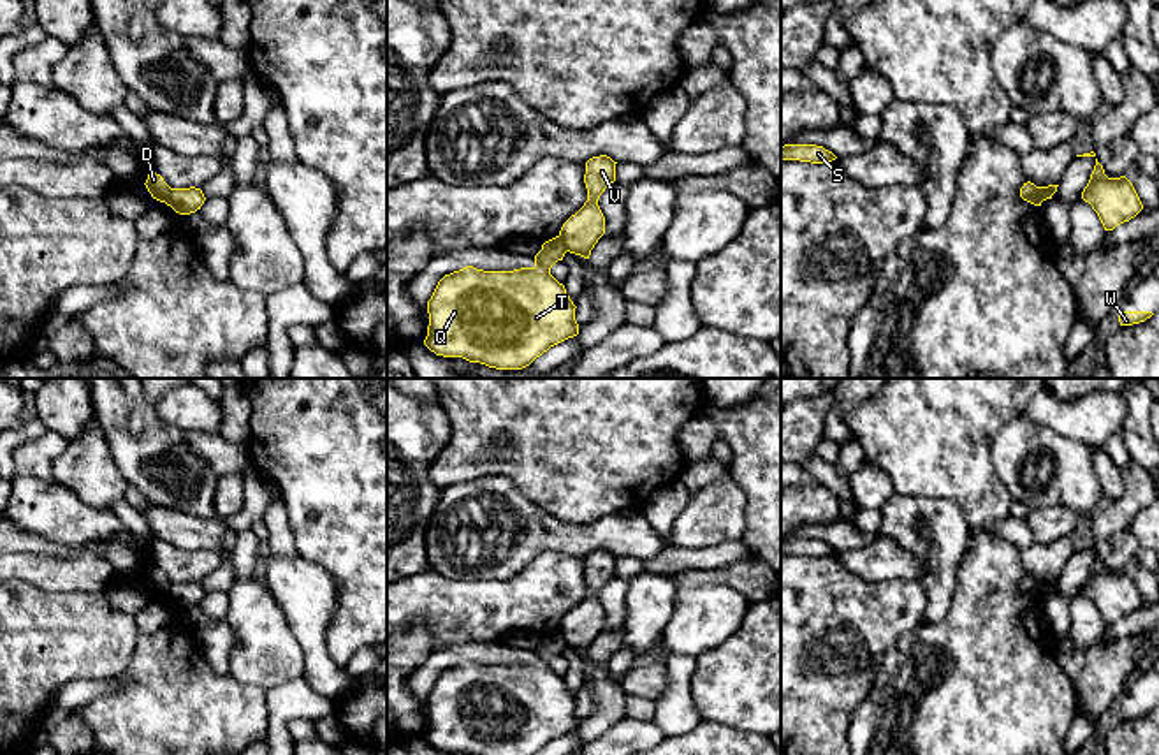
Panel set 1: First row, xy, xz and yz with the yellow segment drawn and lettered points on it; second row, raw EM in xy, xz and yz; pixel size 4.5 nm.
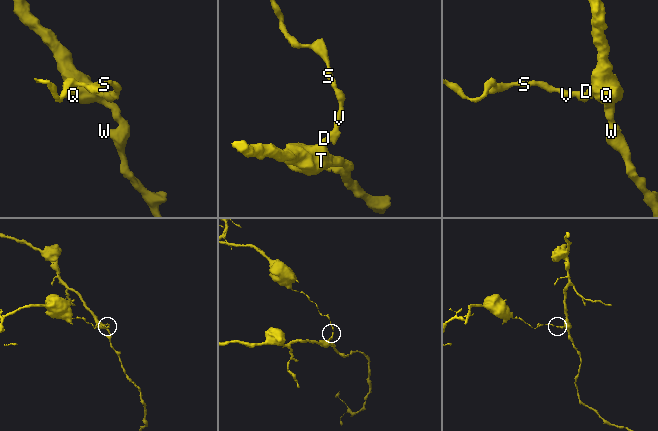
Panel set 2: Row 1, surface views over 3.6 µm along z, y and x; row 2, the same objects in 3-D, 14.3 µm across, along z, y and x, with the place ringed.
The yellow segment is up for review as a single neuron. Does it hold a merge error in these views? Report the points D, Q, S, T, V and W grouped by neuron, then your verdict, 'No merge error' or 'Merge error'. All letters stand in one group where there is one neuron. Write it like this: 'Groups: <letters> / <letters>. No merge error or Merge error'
Groups: D Q T W / S V. Merge error

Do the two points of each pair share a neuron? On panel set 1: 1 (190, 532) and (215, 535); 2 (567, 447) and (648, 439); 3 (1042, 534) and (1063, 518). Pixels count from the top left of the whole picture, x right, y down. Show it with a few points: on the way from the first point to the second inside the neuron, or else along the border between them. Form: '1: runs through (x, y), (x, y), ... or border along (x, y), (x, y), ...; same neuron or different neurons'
1: runs through (196, 532), (210, 534); same neuron
2: runs through (586, 439), (628, 439); same neuron
3: runs through (1047, 528), (1057, 521); same neuron

